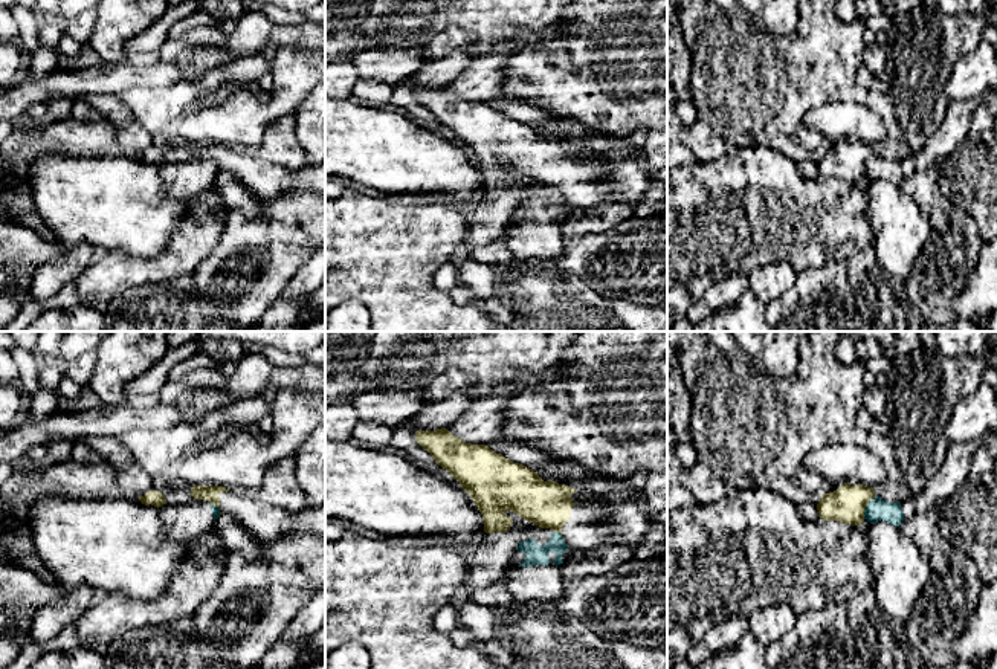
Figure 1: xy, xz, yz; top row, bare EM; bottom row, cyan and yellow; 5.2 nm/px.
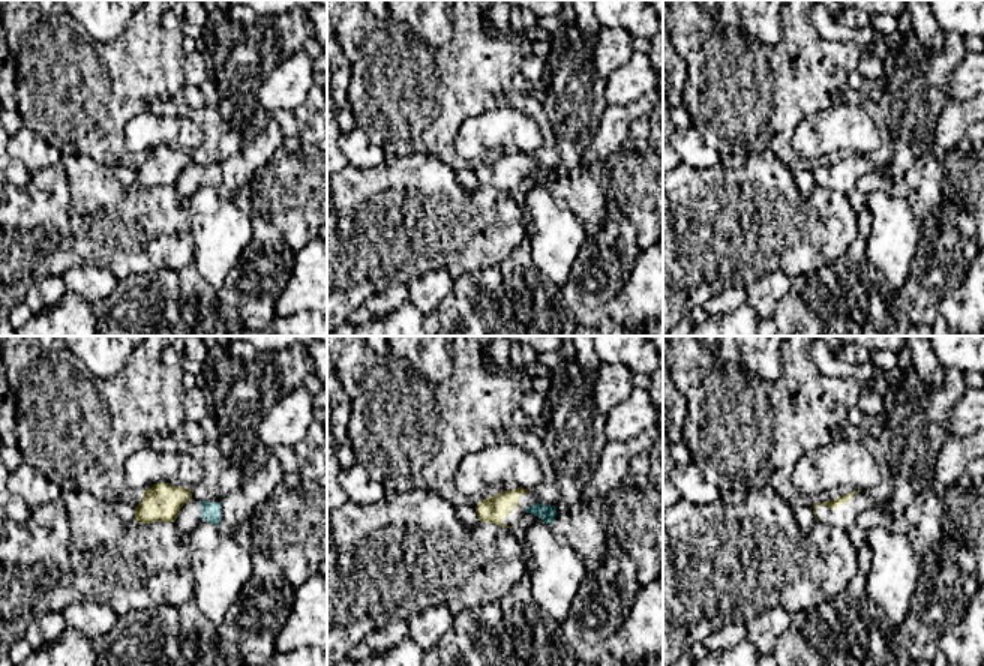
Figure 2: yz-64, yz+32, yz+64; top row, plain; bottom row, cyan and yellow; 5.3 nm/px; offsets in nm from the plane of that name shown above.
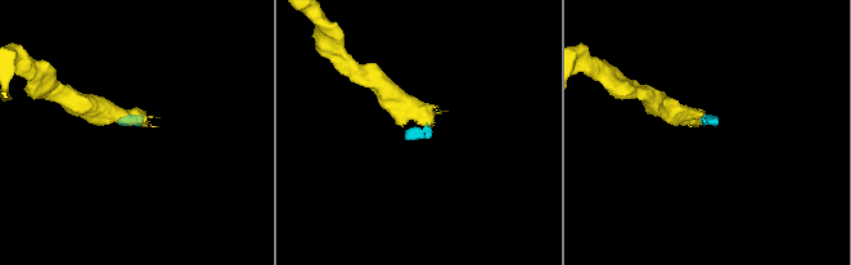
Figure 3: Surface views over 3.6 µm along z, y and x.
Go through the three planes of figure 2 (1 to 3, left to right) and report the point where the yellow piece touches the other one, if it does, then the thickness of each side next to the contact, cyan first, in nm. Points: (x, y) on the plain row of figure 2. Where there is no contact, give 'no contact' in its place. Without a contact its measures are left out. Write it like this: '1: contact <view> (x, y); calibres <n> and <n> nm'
1: no contact
2: no contact
3: no contact

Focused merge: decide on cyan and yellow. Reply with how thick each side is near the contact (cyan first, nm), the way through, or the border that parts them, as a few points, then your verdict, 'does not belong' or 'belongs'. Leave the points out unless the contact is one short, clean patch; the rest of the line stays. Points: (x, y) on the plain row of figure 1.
120/190 nm | along yz (875, 155), (867, 161), (863, 176) | does not belong

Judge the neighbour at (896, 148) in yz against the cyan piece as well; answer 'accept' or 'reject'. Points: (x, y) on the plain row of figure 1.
reject

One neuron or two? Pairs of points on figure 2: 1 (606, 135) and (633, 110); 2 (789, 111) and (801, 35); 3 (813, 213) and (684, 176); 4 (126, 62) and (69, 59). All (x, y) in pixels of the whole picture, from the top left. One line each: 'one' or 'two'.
1: one
2: one
3: one
4: one

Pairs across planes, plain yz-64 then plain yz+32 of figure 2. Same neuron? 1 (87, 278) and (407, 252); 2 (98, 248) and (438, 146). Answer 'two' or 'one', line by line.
1: two
2: two

